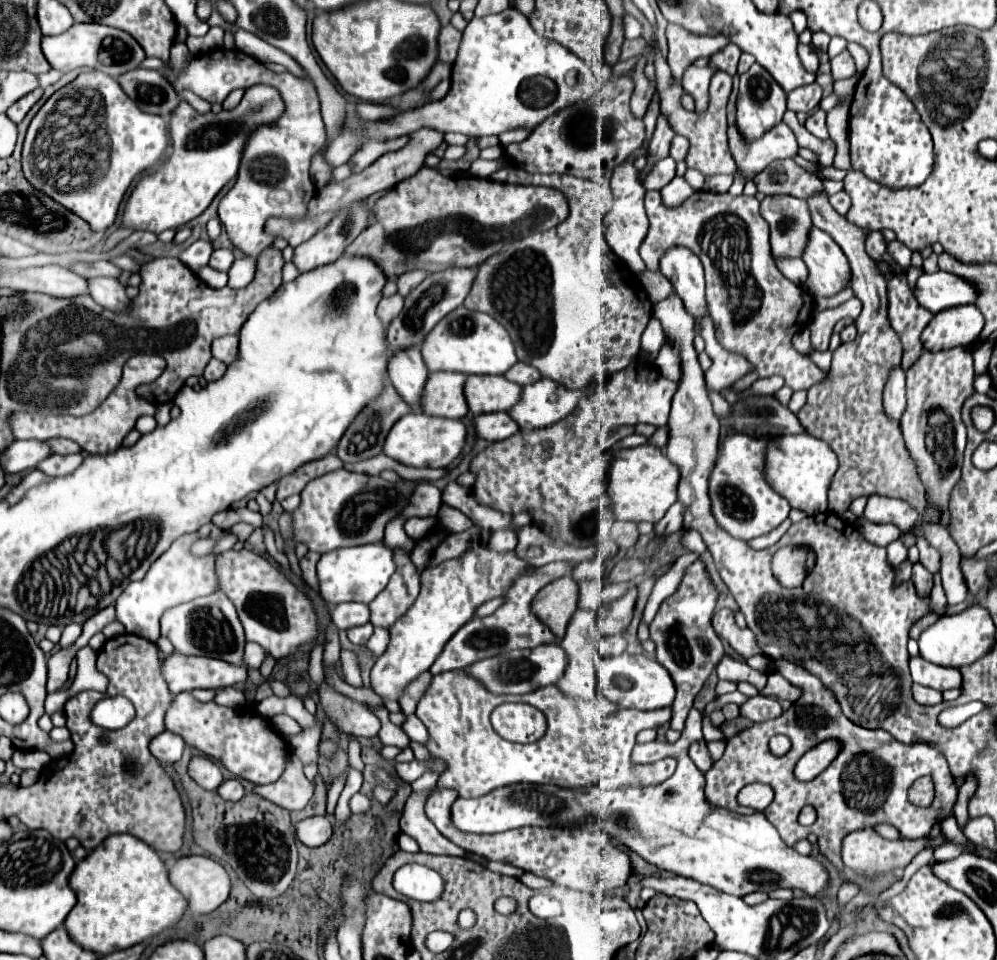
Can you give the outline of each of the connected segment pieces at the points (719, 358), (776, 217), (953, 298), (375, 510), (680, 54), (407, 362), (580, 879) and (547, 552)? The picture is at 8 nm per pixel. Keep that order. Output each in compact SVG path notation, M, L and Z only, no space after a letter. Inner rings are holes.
M710 316L702 318L702 330L698 332L706 342L706 354L712 358L712 366L704 372L706 388L722 392L722 388L726 388L730 382L748 372L748 362L740 354L728 352L722 346L718 346Z
M766 196L760 204L762 218L770 224L770 246L774 256L800 256L812 226L804 200L794 196Z
M950 272L922 274L914 288L914 296L920 306L934 314L952 306L974 304L978 294L980 292L974 282L966 282L966 278L958 278Z
M346 468L314 478L302 490L300 506L290 514L292 516L290 544L294 548L296 544L306 544L308 550L326 554L330 550L344 546L382 542L386 524L402 514L416 486L418 482L414 480L398 480L392 484L380 476L358 474Z
M668 24L666 38L668 38L666 62L668 62L668 66L672 70L672 78L676 82L682 80L684 70L688 66L692 66L696 58L712 56L728 44L728 40L724 36L696 36L674 24Z
M420 348L400 350L392 356L388 364L388 378L396 392L406 398L406 402L418 410L422 406L424 386L430 376L430 370L420 354Z
M434 790L426 800L426 816L434 826L454 844L466 852L480 854L486 860L500 860L518 866L524 872L548 878L554 884L566 886L578 892L598 894L600 890L622 888L632 876L632 864L628 856L610 846L610 836L604 834L596 822L588 822L580 828L516 828L500 834L464 834L450 822L450 804L458 798L456 790Z
M536 524L522 526L516 530L516 534L518 534L518 546L514 552L534 568L558 560L570 560L578 564L582 560L592 560L596 556L596 546L576 548L568 544L556 544L554 540L550 540L548 534L538 530Z

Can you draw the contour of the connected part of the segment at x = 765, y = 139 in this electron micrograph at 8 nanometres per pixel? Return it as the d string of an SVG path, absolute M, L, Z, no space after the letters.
M780 122L772 130L768 130L762 138L750 142L736 124L728 126L730 150L736 160L736 168L744 180L752 180L758 172L762 172L770 162L778 158L792 158L798 152L798 142L792 130Z

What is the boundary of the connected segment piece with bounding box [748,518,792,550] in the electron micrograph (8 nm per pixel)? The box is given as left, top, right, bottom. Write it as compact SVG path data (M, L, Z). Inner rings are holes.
M786 518L778 528L774 528L772 532L768 532L768 534L764 534L764 536L758 536L758 538L754 538L754 540L750 540L748 544L750 546L754 546L754 550L762 550L762 548L768 548L768 546L772 546L772 544L776 544L780 538L782 538L782 534L790 528L790 524L792 524L792 520L790 518Z

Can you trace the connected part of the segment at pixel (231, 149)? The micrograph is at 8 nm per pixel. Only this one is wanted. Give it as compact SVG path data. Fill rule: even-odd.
M266 84L250 86L242 102L234 110L222 110L218 114L200 114L182 100L172 112L172 156L158 172L154 172L152 176L144 176L138 182L126 204L122 226L160 234L168 228L178 228L200 216L210 206L214 196L238 176L242 150L246 148L250 134L258 126L274 124L284 114L284 110L286 108L278 90Z

